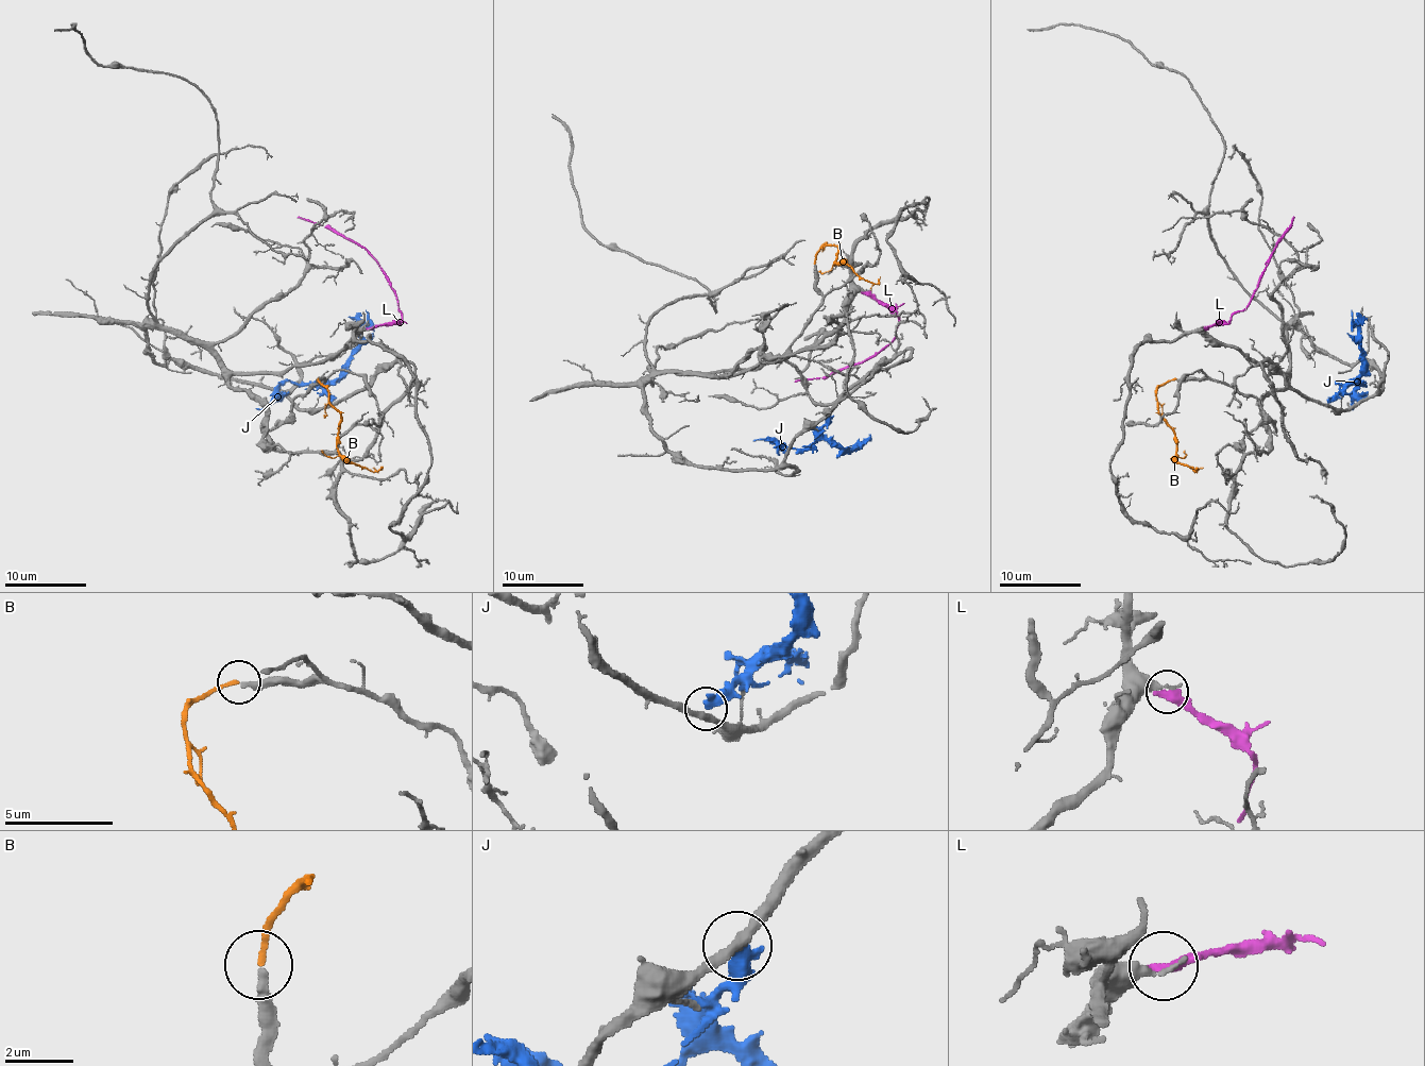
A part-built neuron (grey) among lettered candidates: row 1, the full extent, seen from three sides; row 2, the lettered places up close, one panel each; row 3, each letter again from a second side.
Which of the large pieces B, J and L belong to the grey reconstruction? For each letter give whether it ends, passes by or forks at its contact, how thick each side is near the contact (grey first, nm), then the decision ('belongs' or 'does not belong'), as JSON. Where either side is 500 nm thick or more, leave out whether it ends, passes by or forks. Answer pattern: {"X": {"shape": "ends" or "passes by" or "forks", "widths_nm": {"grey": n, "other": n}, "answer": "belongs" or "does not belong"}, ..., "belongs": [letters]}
{"B": {"shape": "ends", "widths_nm": {"grey": 280, "other": 160}, "answer": "belongs"}, "J": {"shape": "ends", "widths_nm": {"grey": 300, "other": 460}, "answer": "does not belong"}, "L": {"shape": "ends", "widths_nm": {"grey": 220, "other": 400}, "answer": "does not belong"}, "belongs": ["B"]}

